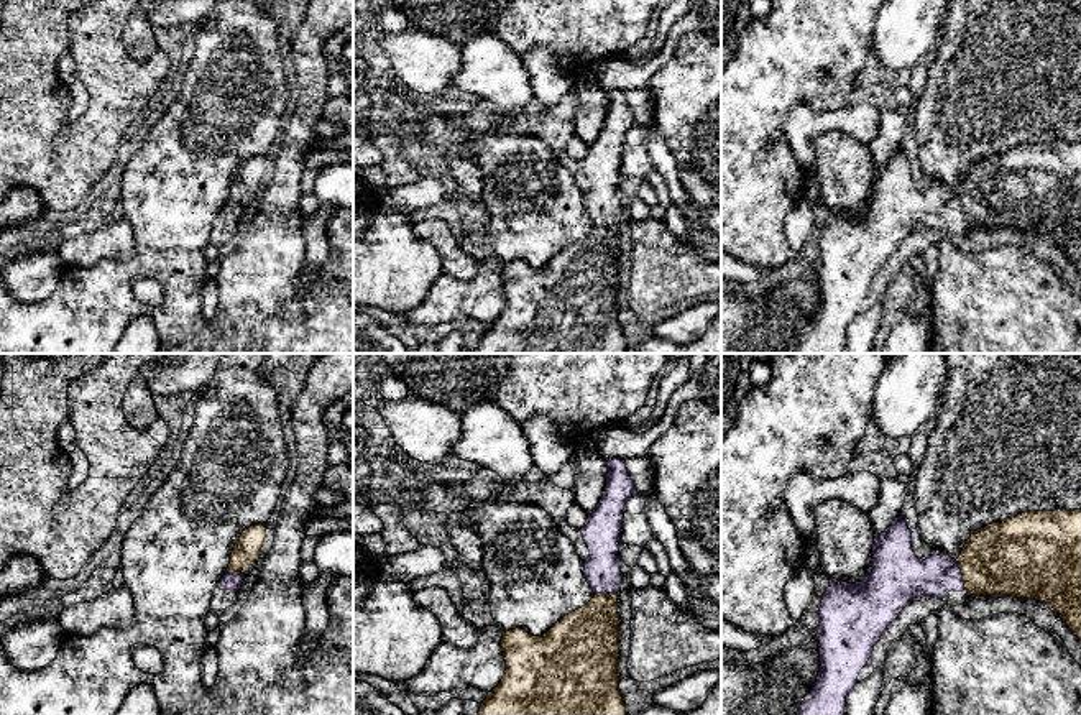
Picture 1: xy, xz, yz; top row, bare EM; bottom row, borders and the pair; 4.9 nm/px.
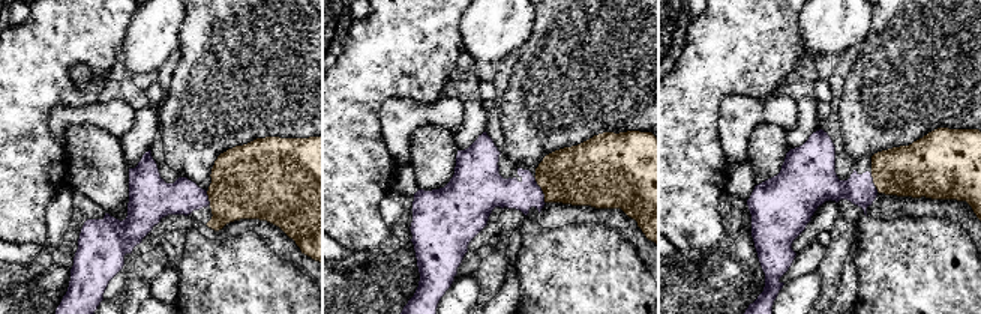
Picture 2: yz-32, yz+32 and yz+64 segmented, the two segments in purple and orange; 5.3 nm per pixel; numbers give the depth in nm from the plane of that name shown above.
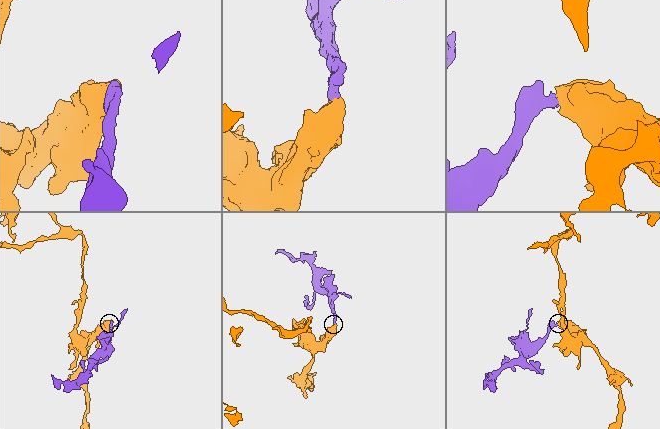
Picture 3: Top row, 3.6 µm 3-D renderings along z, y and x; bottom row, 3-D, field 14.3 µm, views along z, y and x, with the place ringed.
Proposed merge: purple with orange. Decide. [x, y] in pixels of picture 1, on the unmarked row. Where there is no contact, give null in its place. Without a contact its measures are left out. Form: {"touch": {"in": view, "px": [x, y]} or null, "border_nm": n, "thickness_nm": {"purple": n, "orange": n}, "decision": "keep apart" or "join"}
{"touch": {"in": "yz", "px": [961, 206]}, "border_nm": 140, "thickness_nm": {"purple": 200, "orange": 360}, "decision": "join"}

